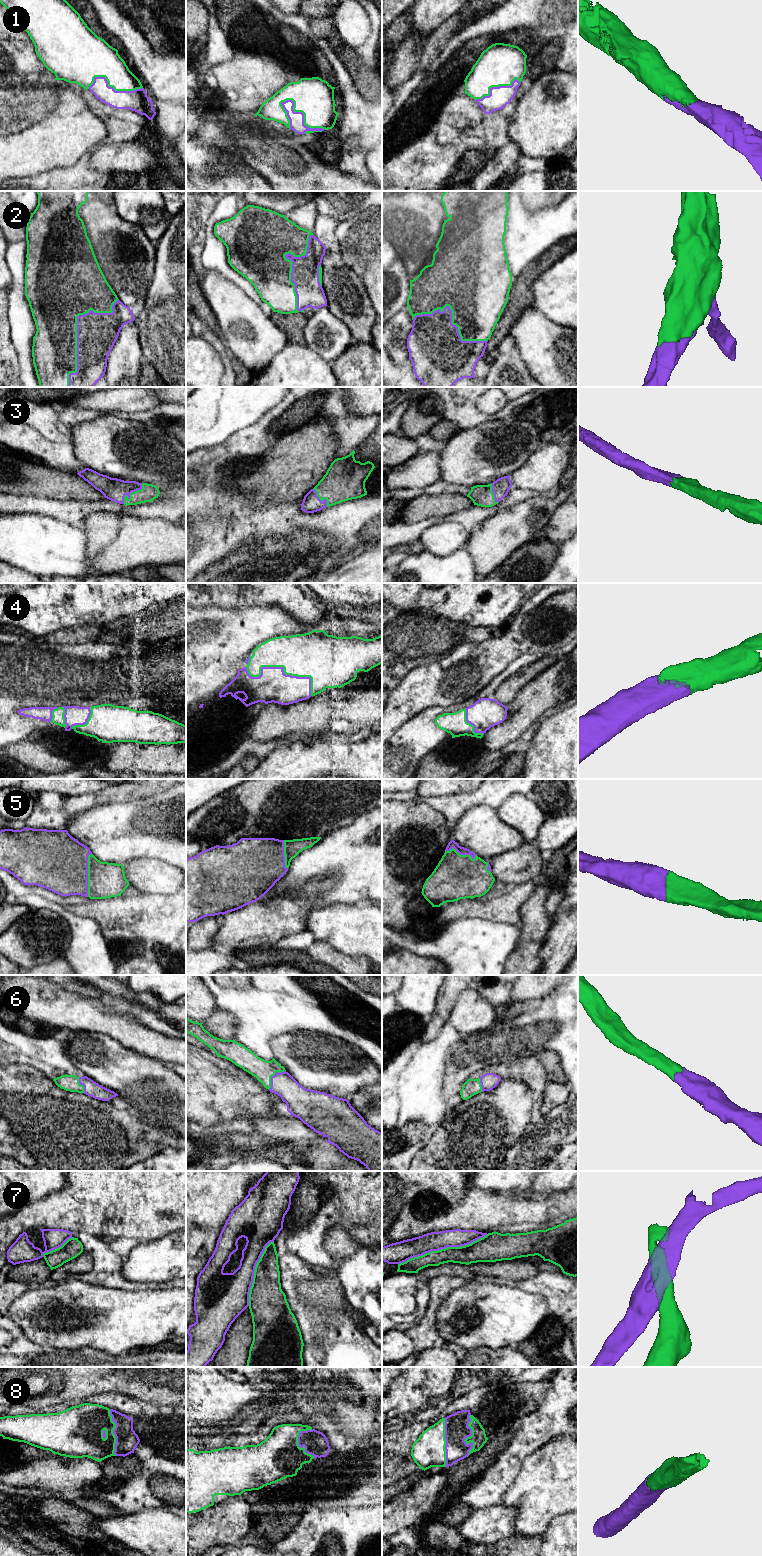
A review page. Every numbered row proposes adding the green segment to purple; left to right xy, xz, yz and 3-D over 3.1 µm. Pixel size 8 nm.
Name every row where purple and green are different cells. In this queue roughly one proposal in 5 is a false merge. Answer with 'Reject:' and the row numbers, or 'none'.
Reject: 7

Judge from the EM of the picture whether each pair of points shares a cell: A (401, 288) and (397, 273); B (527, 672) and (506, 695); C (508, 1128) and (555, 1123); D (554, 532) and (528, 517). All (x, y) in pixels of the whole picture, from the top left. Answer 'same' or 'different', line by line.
A: same
B: same
C: different
D: different

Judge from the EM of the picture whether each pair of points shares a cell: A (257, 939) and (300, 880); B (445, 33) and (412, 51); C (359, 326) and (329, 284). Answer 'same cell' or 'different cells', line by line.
A: different cells
B: different cells
C: same cell

